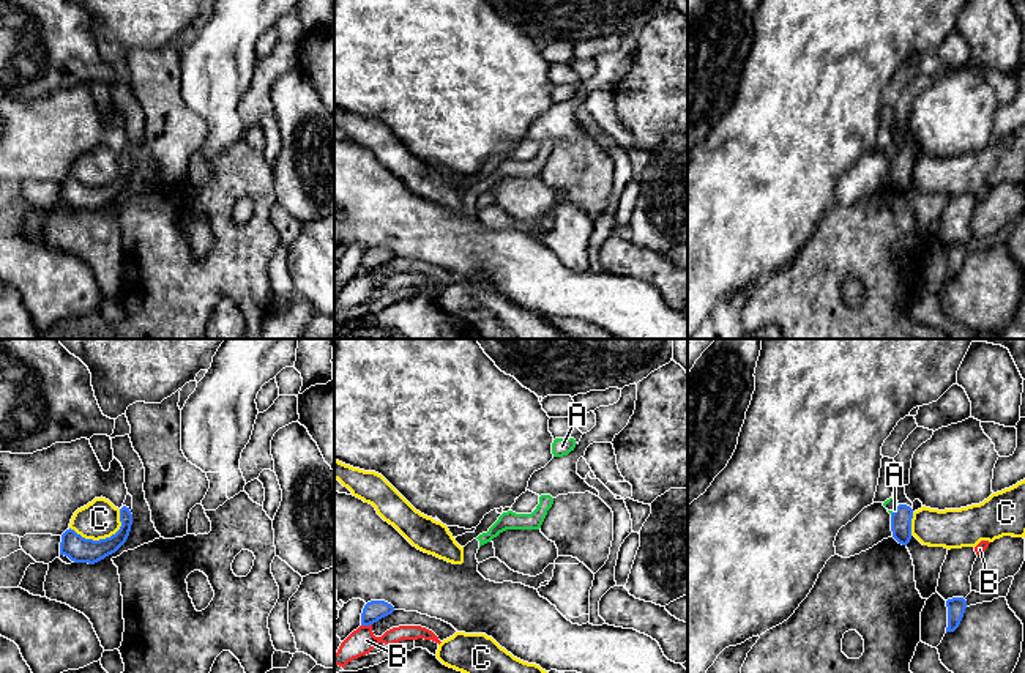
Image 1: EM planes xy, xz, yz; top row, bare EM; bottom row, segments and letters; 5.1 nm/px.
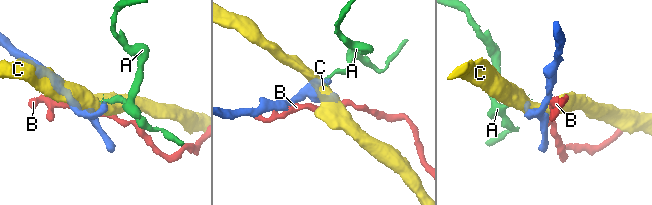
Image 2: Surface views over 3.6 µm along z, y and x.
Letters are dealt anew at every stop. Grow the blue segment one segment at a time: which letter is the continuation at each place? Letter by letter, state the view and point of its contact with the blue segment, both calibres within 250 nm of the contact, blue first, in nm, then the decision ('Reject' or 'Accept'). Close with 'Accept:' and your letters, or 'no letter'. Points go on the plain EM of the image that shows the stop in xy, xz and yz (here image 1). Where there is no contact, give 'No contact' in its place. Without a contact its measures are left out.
A: Touches blue at yz (893, 159). Thickness 110 nm (blue) against 20 nm. Reject
B: Touches blue at xz (366, 271). Thickness 110 nm (blue) against 140 nm. Reject
C: Touches blue at xy (103, 186). Thickness 140 nm (blue) against 200 nm. Reject
Accept: no letter

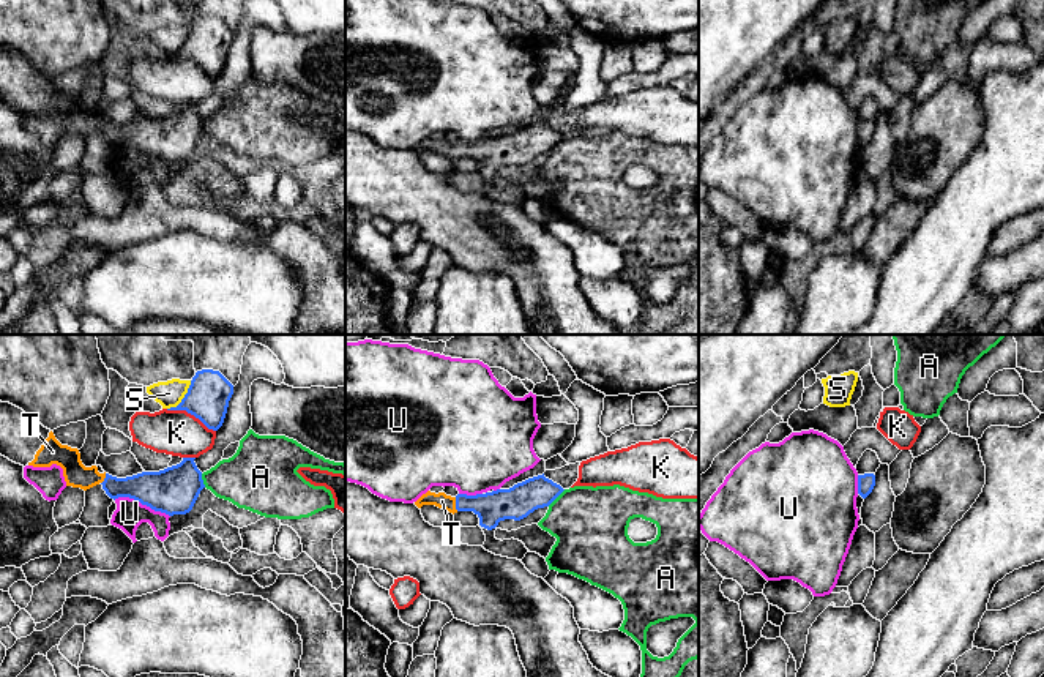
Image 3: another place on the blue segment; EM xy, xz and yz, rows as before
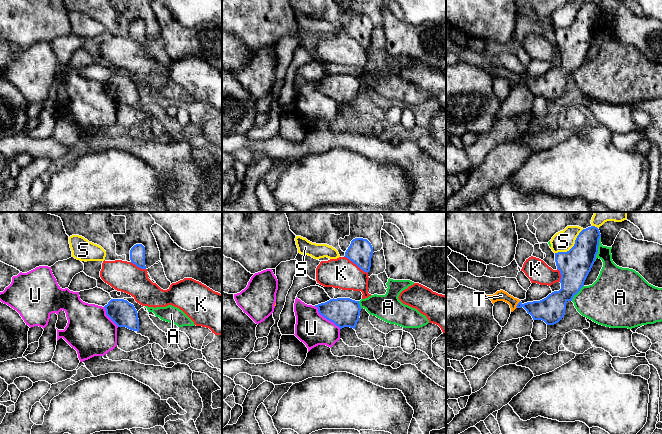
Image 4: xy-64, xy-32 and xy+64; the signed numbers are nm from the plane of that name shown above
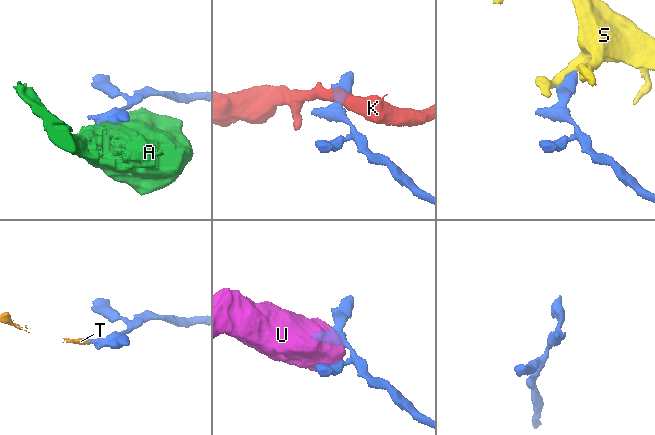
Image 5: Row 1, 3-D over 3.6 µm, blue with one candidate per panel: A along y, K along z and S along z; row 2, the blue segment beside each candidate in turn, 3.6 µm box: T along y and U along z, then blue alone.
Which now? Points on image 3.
A: Touches blue at xz (555, 144). Thickness 170 nm (blue) against 380 nm. Reject
K: Touches blue at xy (191, 60). Thickness 220 nm (blue) against 240 nm. Reject
S: Touches blue at xy (183, 44). Thickness 220 nm (blue) against 130 nm. Reject
T: Touches blue at xz (456, 150). Thickness 160 nm (blue) against 80 nm. Accept
U: Touches blue at xy (142, 150). Thickness 240 nm (blue) against 150 nm. Reject
Accept: T

